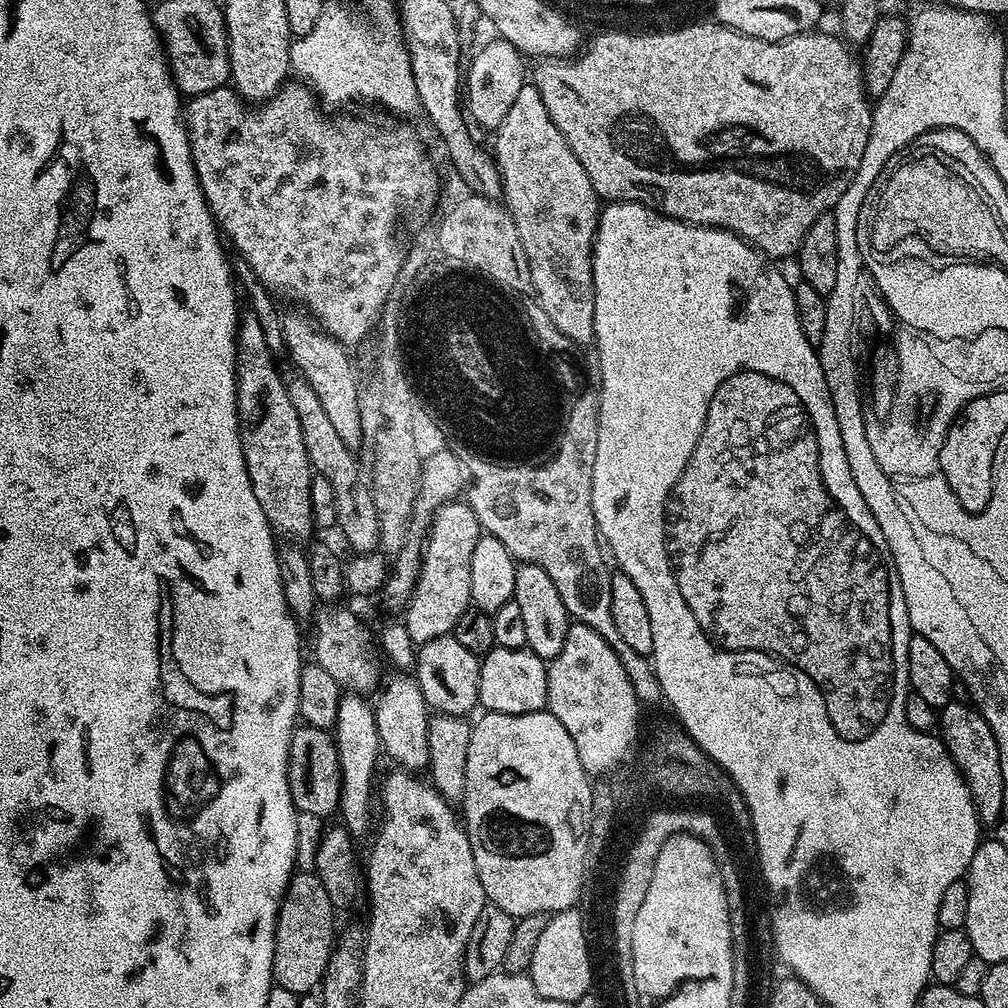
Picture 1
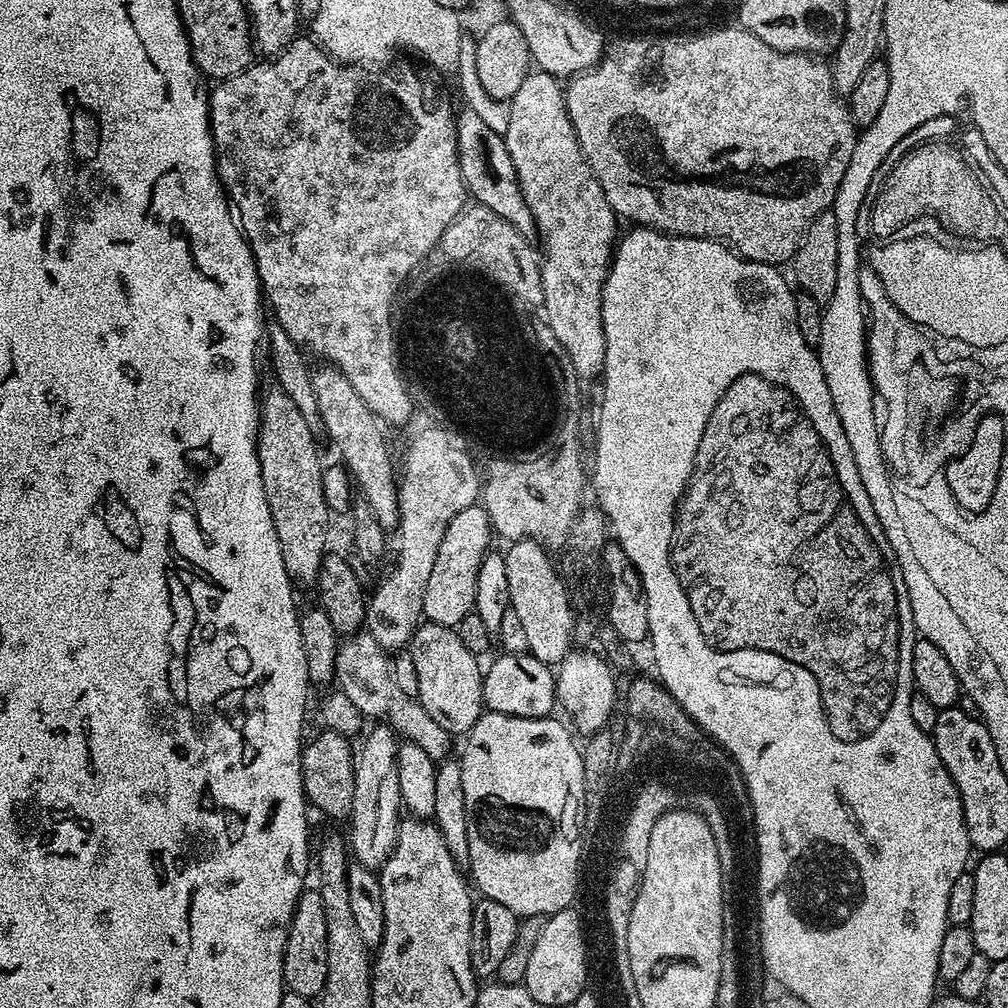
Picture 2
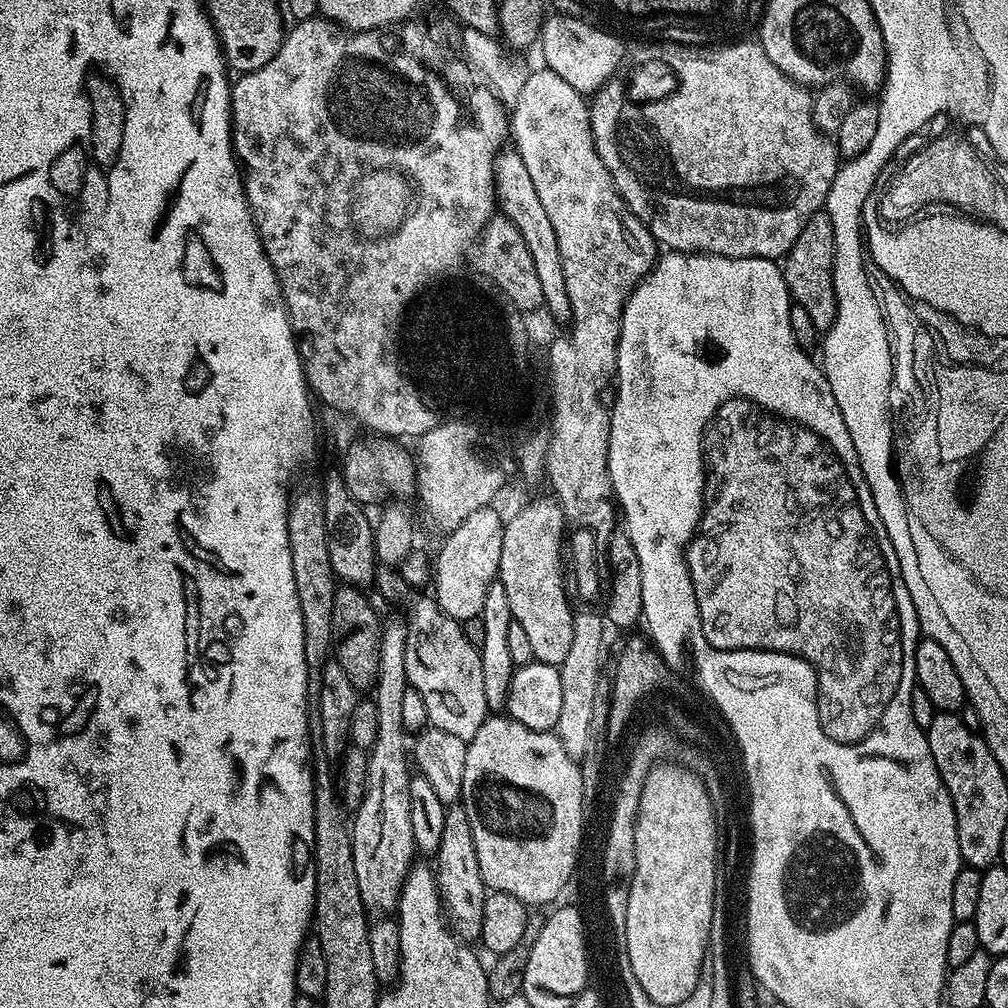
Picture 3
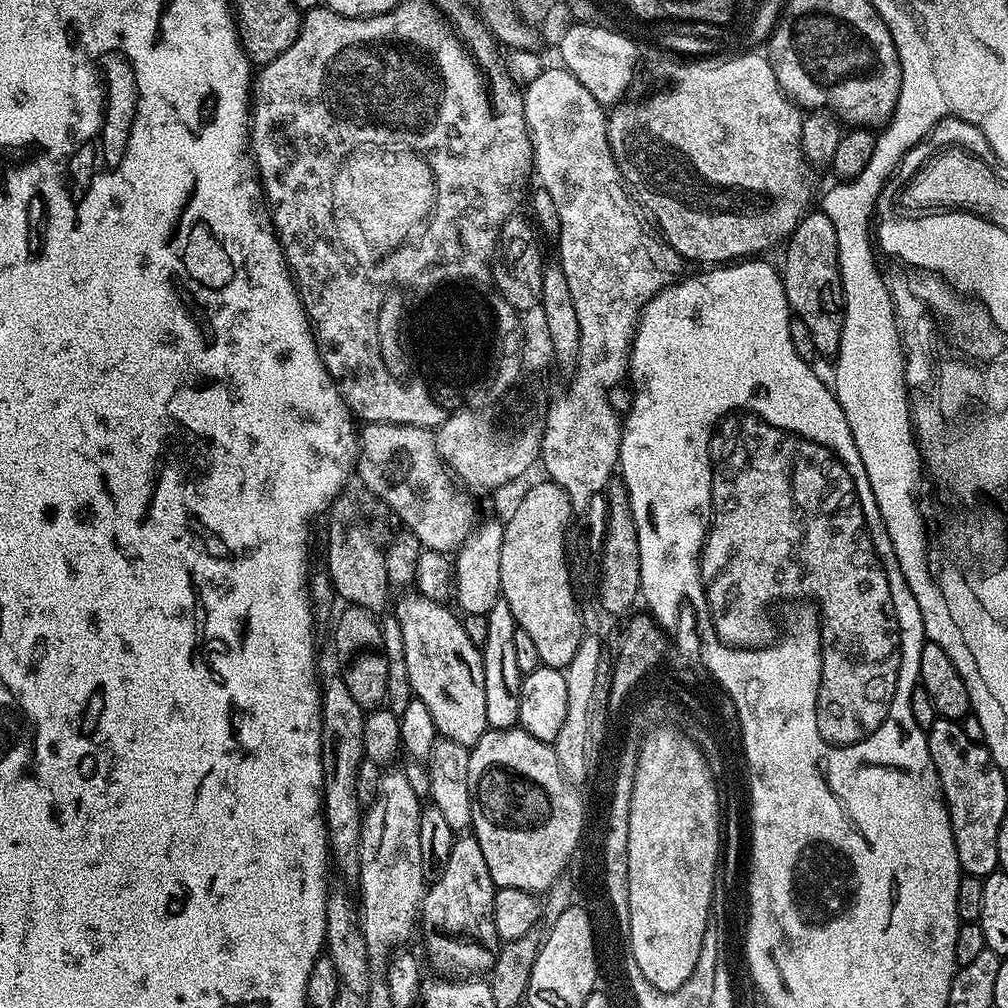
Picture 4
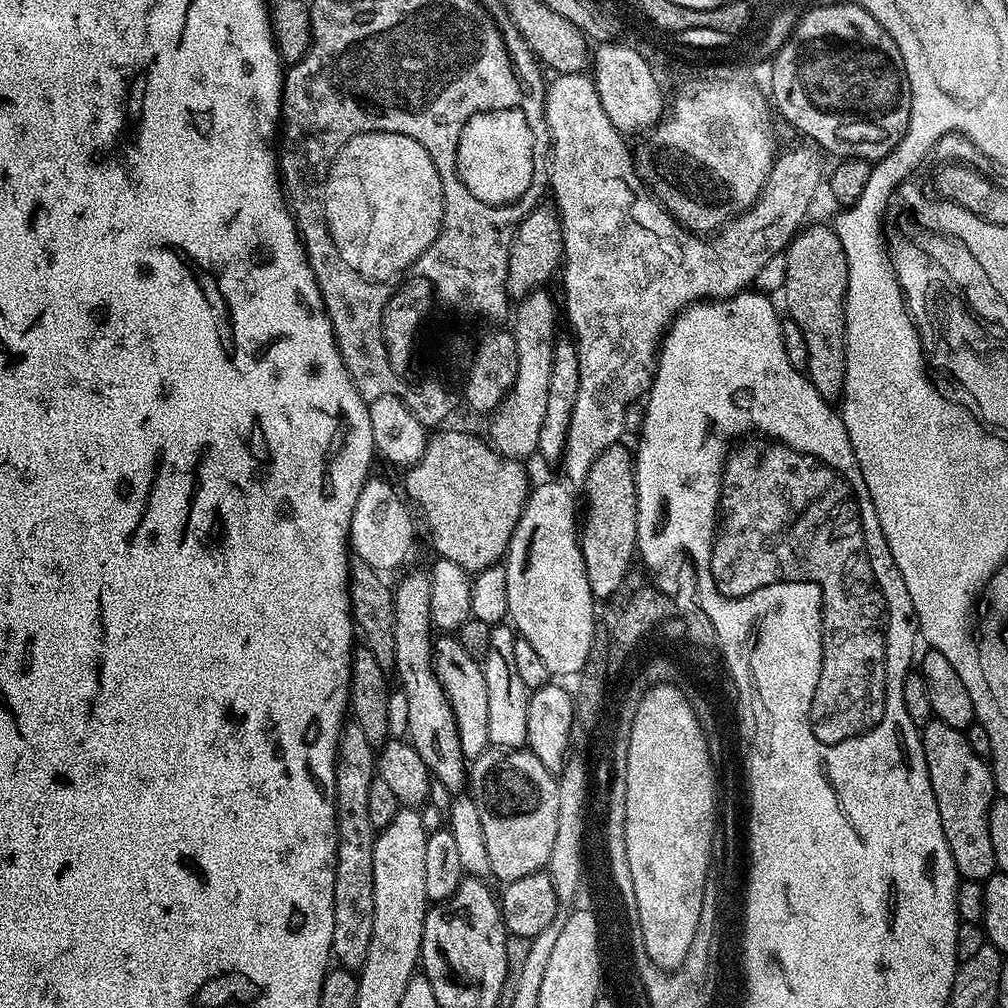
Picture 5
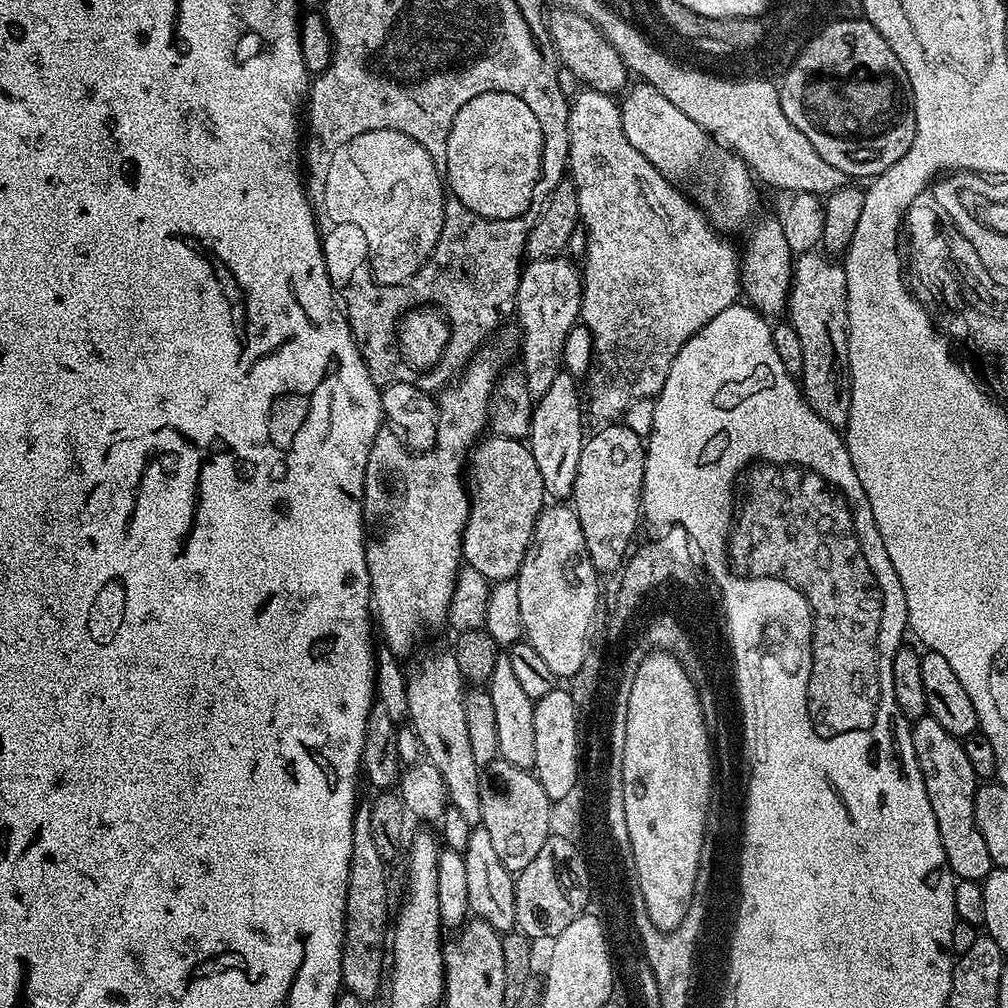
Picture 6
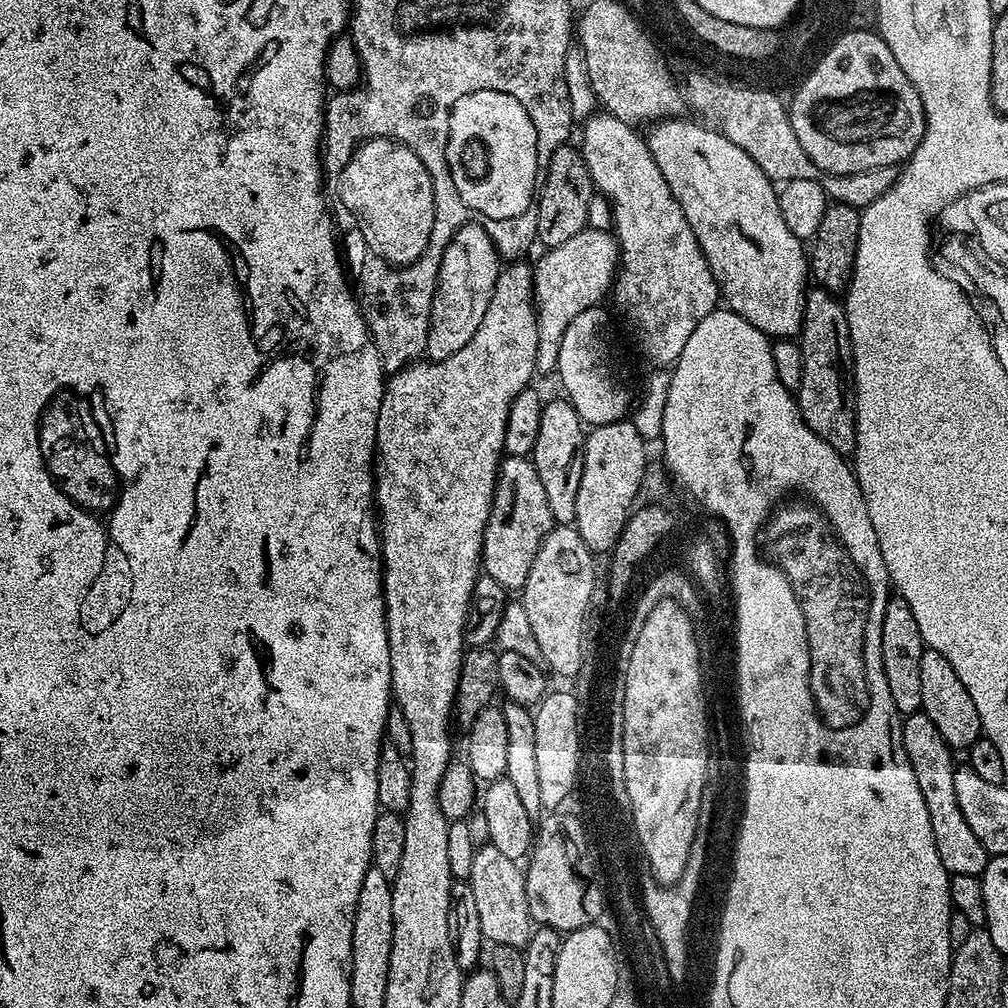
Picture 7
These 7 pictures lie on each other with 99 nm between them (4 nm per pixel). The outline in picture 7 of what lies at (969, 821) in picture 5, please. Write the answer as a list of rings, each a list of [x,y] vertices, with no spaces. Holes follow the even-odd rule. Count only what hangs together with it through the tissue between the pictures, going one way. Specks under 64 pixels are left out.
[[[922,710],[912,716],[903,717],[902,723],[902,742],[906,746],[914,778],[918,781],[918,790],[922,790],[922,798],[926,801],[926,810],[930,814],[930,826],[934,830],[934,842],[938,846],[938,858],[942,858],[942,866],[946,866],[952,876],[983,876],[990,857],[982,842],[978,842],[977,836],[971,832],[966,818],[962,818],[962,810],[958,810],[958,797],[954,794],[954,774],[958,764],[957,761],[952,761],[953,749],[949,748],[942,734],[938,734],[938,726],[934,726],[934,722],[930,722],[930,718]]]

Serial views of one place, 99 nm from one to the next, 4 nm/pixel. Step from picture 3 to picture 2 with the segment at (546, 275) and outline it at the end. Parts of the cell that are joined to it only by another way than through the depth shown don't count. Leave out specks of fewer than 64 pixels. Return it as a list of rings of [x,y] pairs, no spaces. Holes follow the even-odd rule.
[[[464,110],[456,120],[454,143],[460,159],[460,169],[467,195],[471,199],[473,196],[476,199],[473,201],[479,207],[494,210],[498,218],[506,218],[506,222],[510,222],[514,230],[529,238],[535,237],[537,230],[534,214],[530,206],[526,206],[526,198],[520,189],[514,162],[510,162],[510,150],[506,146],[503,135],[495,133],[476,112]]]

